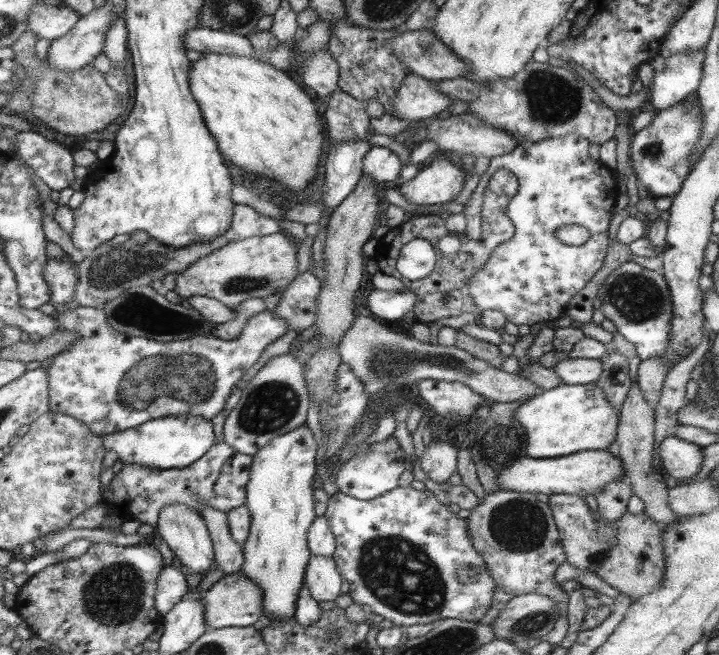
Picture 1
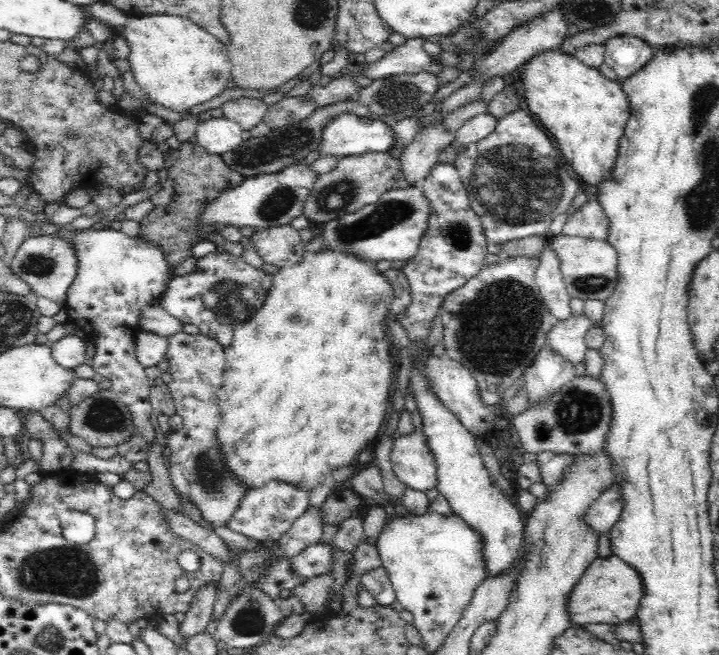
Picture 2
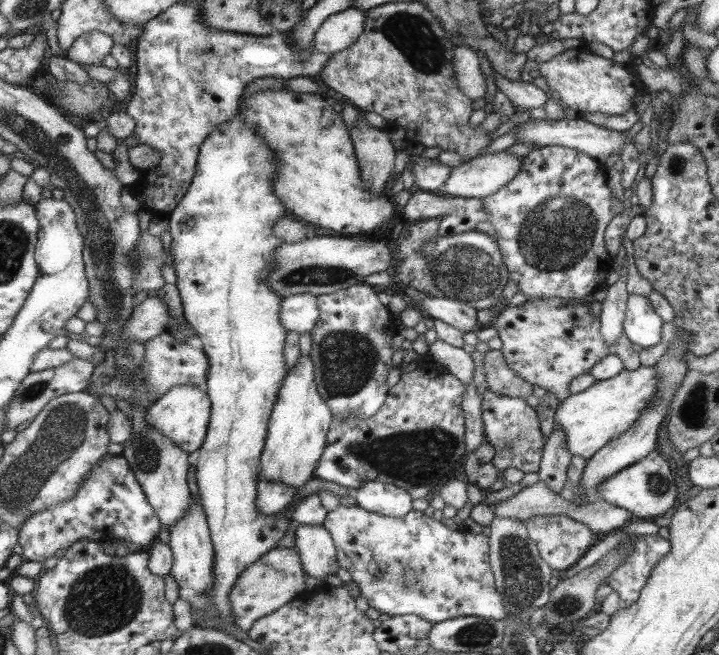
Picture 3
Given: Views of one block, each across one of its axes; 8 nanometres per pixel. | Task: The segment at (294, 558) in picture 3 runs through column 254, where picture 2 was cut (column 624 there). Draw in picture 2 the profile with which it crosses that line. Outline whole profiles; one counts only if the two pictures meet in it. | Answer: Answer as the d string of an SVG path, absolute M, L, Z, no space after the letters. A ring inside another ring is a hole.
M616 554L598 557L589 565L576 588L573 588L570 600L567 601L568 616L572 624L622 625L636 615L643 596L644 581L636 569L626 565Z

